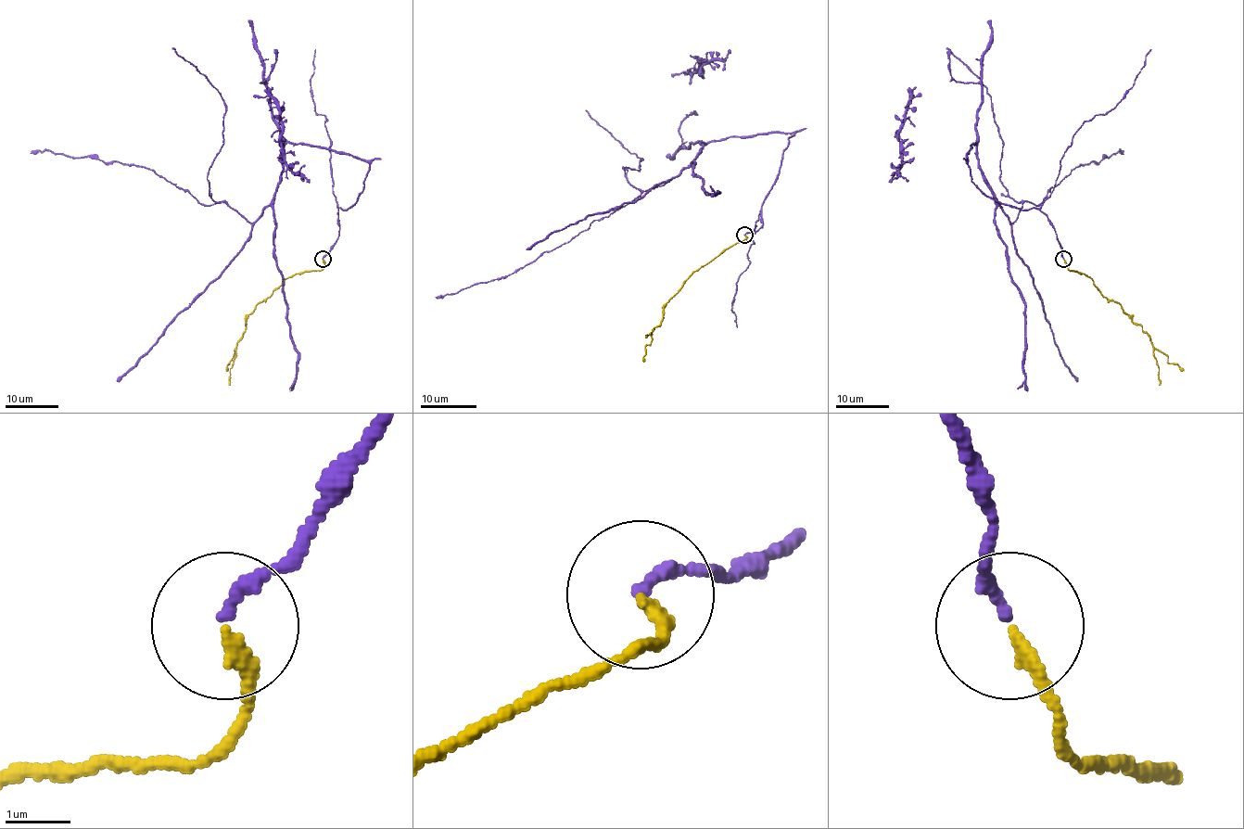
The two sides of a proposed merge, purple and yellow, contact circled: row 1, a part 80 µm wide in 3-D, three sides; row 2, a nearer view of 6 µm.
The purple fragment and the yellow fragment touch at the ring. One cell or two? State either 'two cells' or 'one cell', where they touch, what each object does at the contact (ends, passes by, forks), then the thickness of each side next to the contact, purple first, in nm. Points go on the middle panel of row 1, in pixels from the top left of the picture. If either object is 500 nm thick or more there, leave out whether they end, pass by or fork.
one cell; place (744, 235); purple ends; yellow ends; calibres 200 and 200 nm

